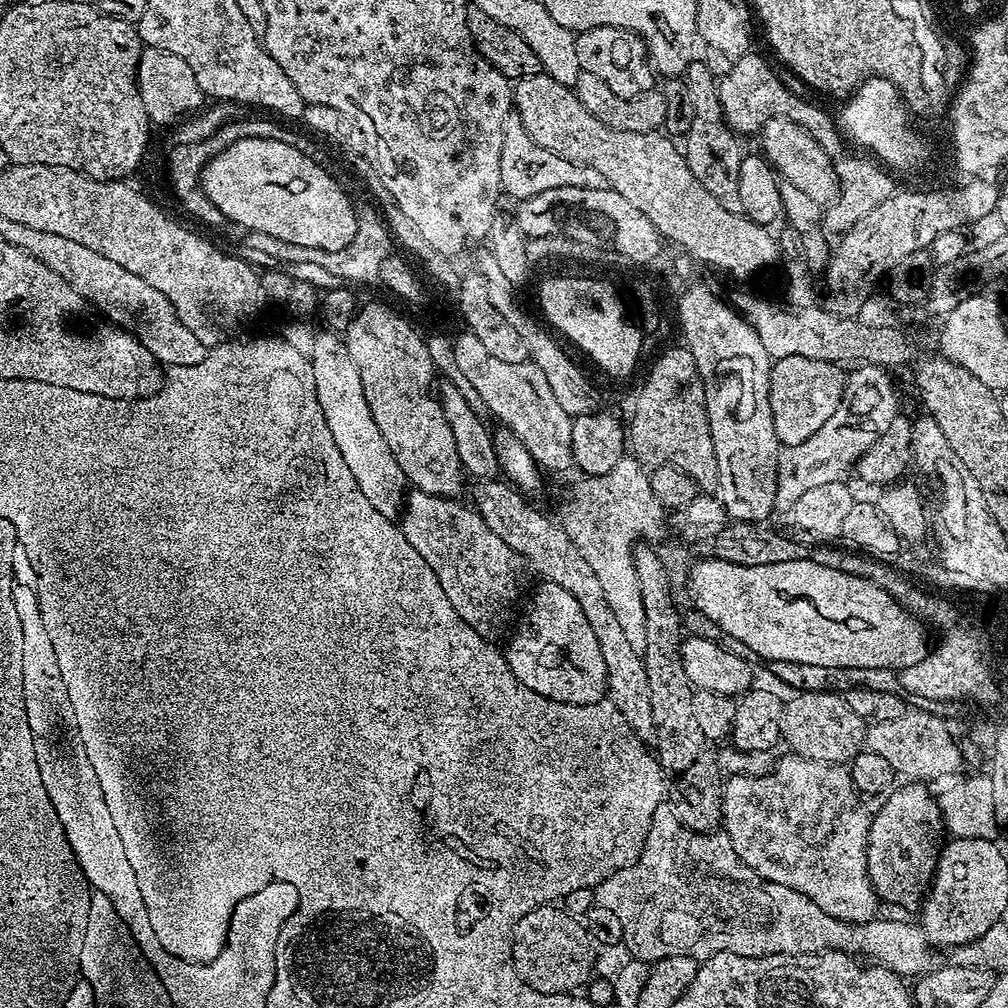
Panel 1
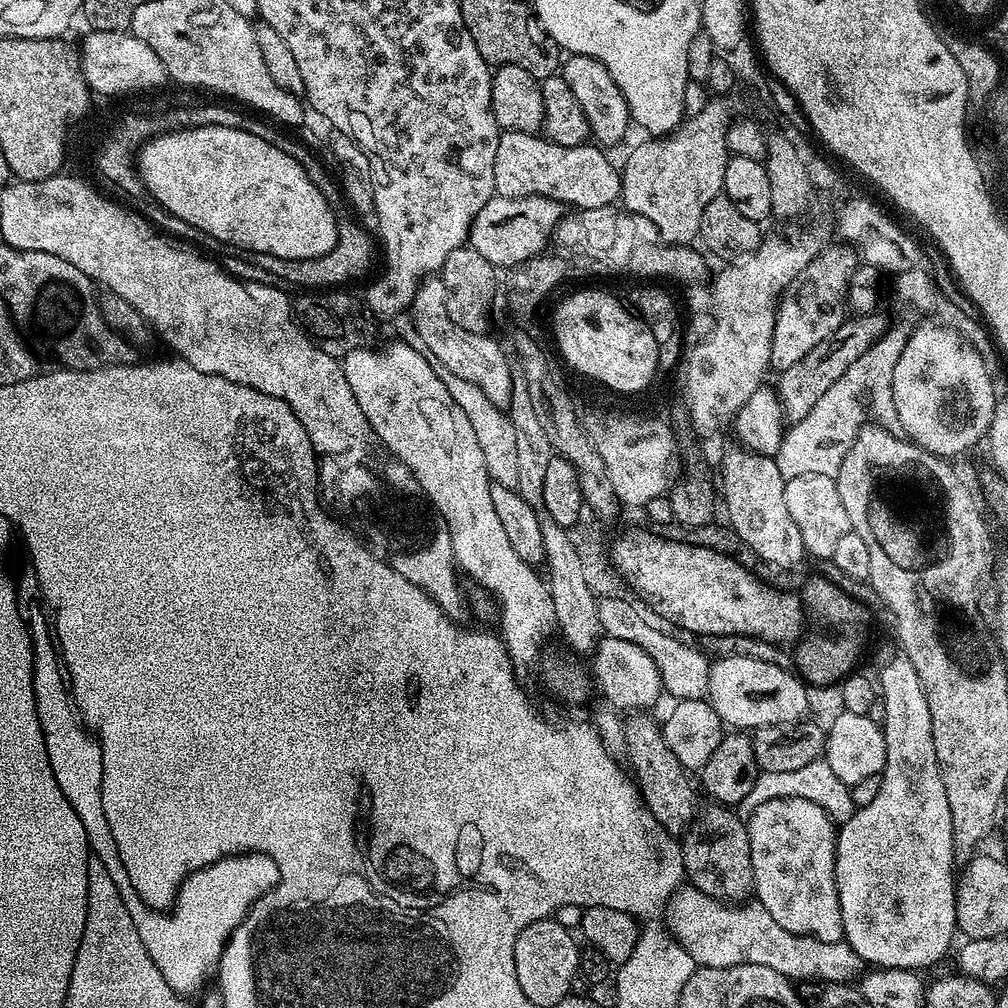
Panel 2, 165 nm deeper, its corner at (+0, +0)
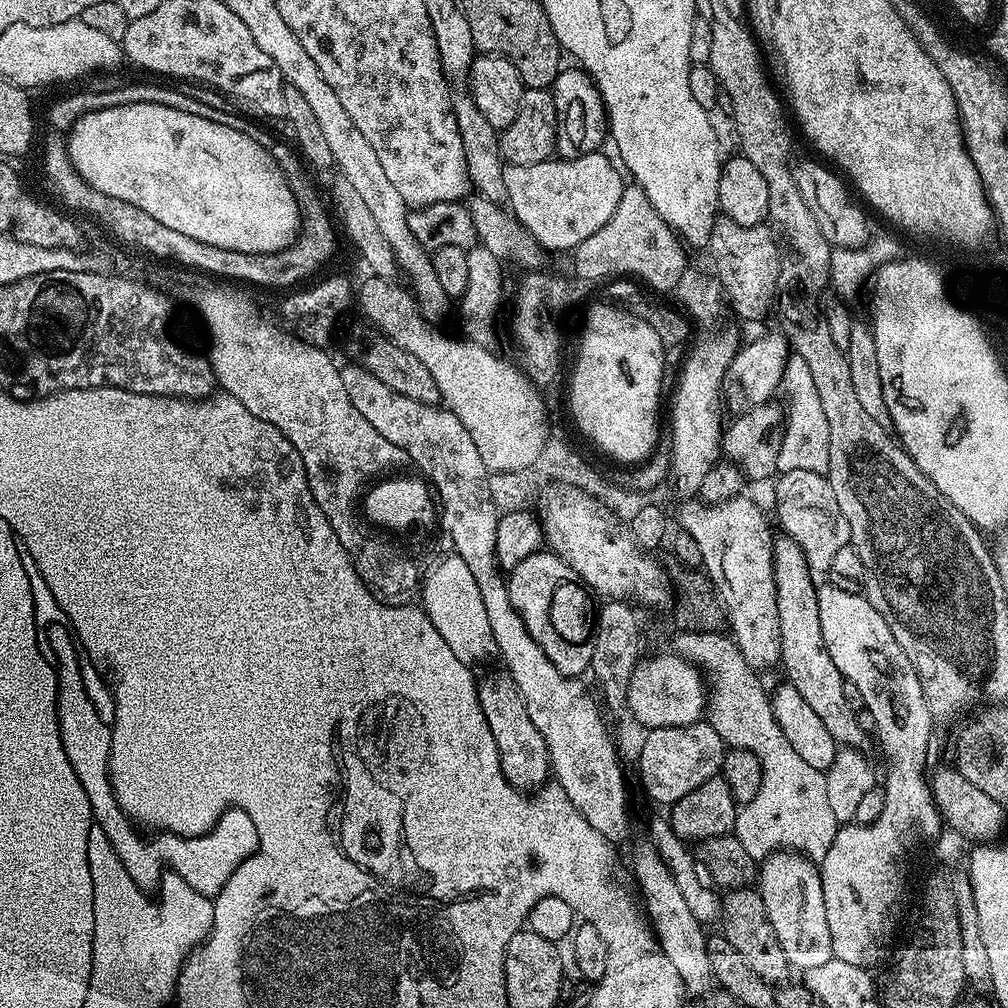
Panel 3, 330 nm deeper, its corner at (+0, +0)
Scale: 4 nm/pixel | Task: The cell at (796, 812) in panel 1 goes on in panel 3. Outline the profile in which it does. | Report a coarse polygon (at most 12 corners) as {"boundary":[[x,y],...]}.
{"boundary":[[773,854],[758,891],[793,969],[833,960],[819,867]]}

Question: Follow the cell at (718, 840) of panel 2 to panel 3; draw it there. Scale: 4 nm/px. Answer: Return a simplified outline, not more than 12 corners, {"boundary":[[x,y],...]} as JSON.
{"boundary":[[725,891],[718,924],[770,986],[790,973],[759,891]]}

